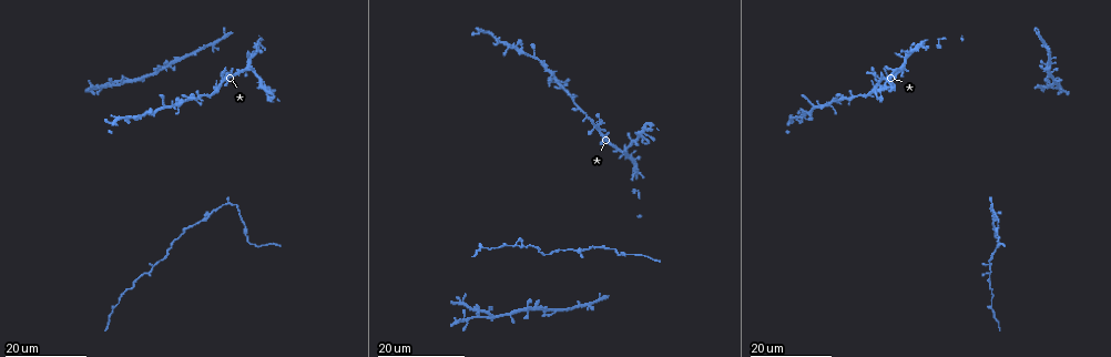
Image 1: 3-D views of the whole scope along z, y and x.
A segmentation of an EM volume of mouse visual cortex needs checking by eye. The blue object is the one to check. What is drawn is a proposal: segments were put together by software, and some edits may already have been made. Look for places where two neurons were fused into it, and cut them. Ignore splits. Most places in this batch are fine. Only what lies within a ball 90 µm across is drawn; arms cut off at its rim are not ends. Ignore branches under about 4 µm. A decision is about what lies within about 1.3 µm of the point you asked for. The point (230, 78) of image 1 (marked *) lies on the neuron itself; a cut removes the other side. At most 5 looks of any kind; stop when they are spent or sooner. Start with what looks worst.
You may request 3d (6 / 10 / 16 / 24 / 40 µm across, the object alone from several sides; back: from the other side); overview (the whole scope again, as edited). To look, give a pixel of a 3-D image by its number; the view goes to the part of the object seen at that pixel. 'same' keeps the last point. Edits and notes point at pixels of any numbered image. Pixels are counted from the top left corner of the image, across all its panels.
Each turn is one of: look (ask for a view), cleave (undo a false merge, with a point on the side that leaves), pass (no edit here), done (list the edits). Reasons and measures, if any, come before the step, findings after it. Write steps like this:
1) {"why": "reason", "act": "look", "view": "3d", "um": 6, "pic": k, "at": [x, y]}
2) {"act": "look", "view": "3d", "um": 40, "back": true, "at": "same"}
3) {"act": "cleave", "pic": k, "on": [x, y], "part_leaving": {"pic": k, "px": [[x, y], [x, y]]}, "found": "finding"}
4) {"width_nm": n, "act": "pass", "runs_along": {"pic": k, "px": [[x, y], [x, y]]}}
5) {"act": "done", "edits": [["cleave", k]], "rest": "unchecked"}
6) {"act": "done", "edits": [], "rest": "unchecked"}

{"why": "three arms meet", "act": "look", "view": "3d", "um": 24, "pic": 1, "at": [228, 204]}

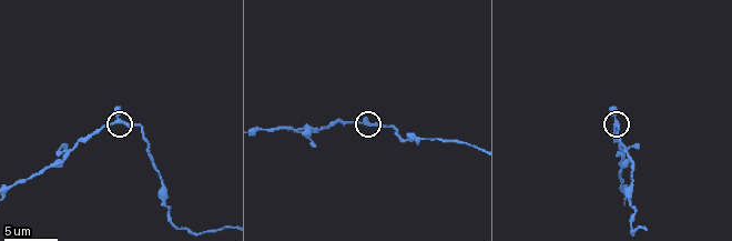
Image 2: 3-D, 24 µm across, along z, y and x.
{"why": "zoom in", "act": "look", "view": "3d", "um": 6, "pic": 2, "at": [118, 122]}

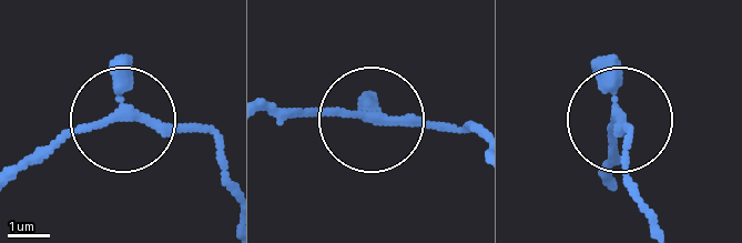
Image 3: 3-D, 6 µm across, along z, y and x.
{"side_arm_um": 23, "act": "pass", "found": "one neuron here"}

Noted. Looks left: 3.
{"why": "three-way junction", "act": "look", "view": "3d", "um": 16, "pic": 1, "at": [476, 315]}

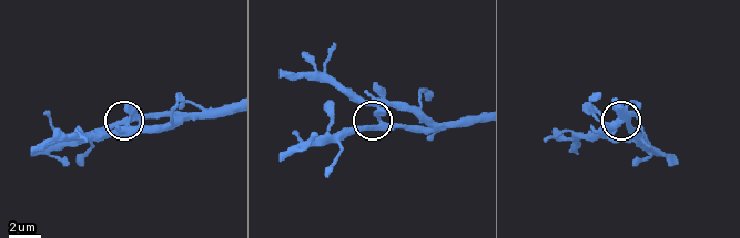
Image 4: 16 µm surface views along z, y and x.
{"act": "look", "view": "3d", "um": 10, "pic": 4, "at": [379, 124]}

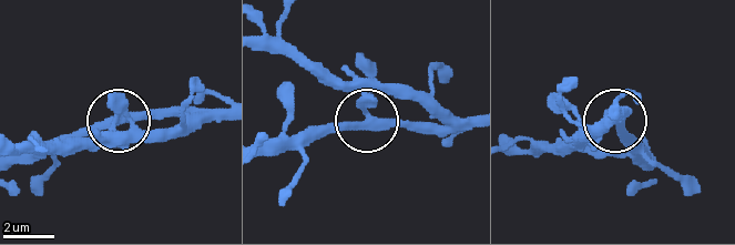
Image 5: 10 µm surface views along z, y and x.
{"act": "pass", "found": "all the same neuron"}

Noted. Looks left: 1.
{"act": "done", "edits": [], "rest": "unchecked"}

